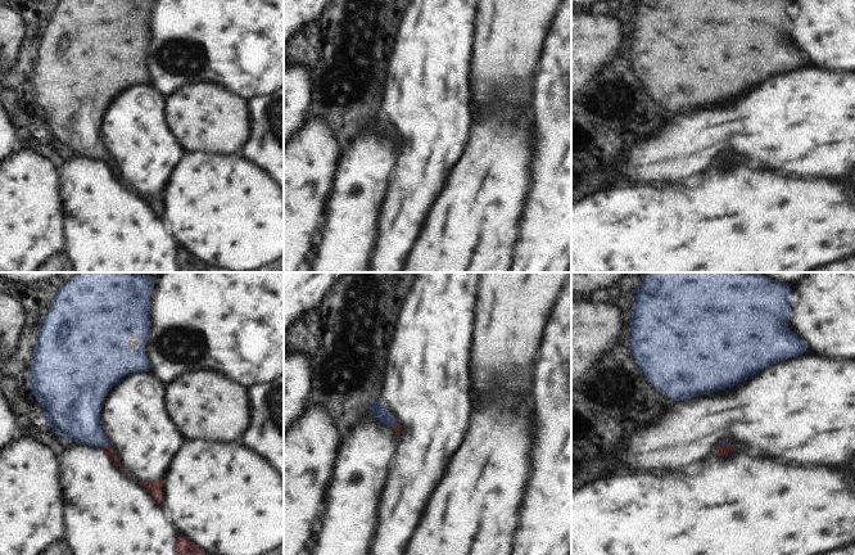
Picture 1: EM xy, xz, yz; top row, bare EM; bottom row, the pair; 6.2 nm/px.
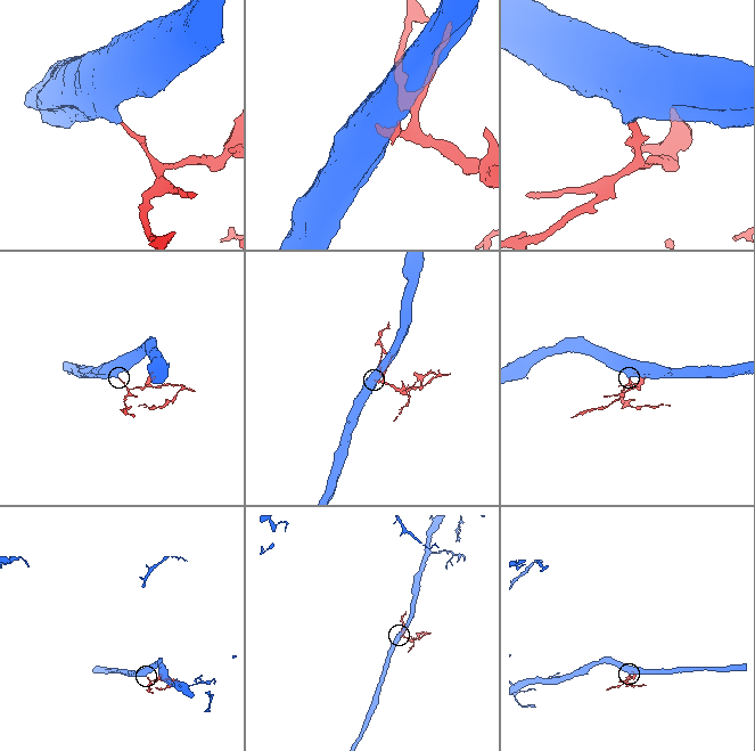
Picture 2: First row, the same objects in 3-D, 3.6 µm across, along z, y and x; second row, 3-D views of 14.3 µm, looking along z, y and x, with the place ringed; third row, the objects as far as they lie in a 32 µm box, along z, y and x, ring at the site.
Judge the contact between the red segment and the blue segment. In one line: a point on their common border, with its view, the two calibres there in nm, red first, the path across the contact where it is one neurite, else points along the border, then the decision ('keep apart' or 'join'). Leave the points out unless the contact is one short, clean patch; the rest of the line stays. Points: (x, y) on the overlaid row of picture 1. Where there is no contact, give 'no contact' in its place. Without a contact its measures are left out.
meets red in xy at (108, 446); 50 nm thick on the red side, 280 nm on the other; runs through xy (108, 450), (108, 446), (78, 419); join

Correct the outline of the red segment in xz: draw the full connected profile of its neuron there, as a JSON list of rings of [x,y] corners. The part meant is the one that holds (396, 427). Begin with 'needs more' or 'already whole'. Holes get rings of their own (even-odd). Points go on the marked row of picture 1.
needs more | [[[372,400],[368,407],[379,418],[381,423],[386,425],[392,425],[395,434],[399,436],[399,424],[397,423],[394,415],[390,412],[390,410],[385,405]]]

